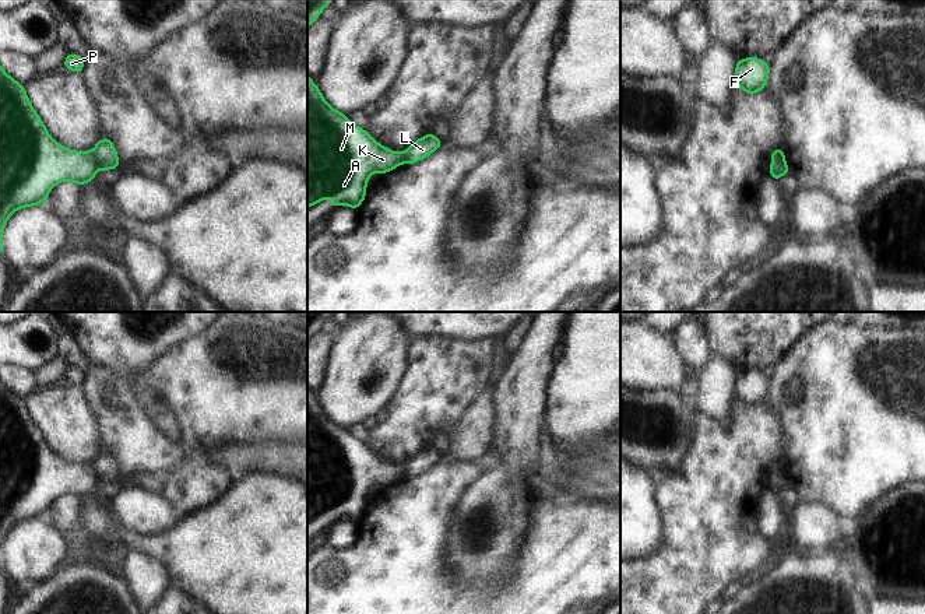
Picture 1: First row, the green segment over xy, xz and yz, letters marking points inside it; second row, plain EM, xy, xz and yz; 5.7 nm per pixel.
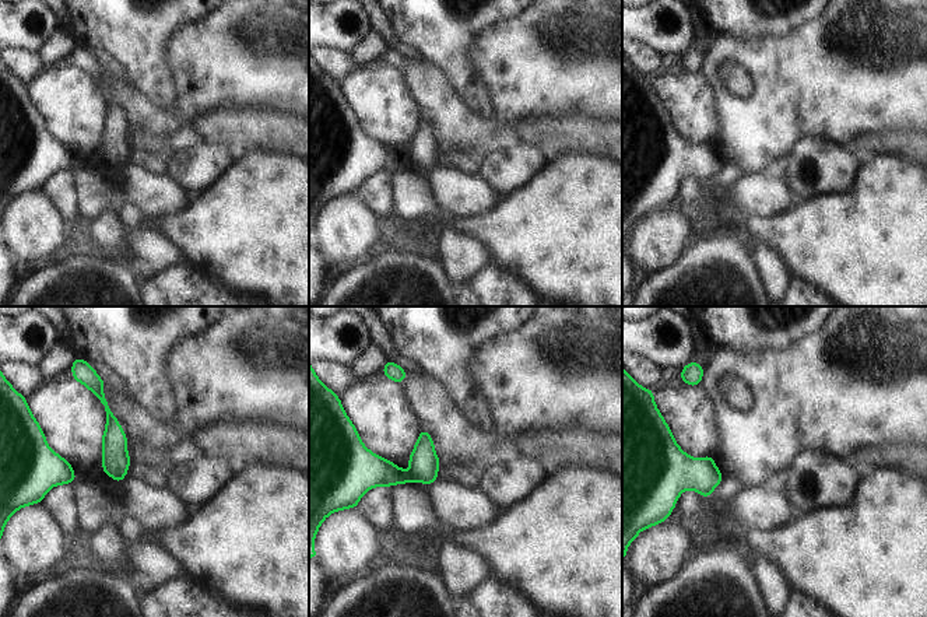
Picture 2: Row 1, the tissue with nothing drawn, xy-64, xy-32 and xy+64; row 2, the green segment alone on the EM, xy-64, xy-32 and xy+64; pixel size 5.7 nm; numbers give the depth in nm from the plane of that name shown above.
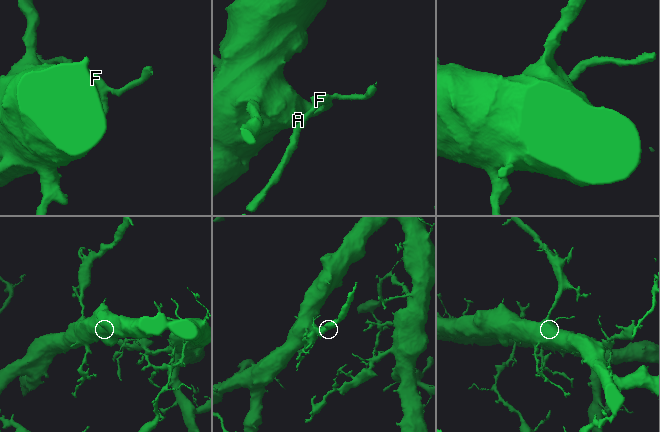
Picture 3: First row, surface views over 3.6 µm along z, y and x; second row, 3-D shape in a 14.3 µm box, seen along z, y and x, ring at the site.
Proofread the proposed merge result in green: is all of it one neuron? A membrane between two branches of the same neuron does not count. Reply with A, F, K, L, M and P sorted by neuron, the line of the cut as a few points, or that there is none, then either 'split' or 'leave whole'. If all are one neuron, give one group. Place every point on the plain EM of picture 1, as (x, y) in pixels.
groups A K M / F L P; cut xy (91, 465), (98, 481); split

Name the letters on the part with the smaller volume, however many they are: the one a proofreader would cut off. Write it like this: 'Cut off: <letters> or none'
Cut off: F, L, P

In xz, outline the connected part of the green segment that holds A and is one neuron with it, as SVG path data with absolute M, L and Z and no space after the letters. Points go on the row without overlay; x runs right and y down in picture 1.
M307 387L307 522L331 511L333 522L344 516L356 523L366 509L370 488L390 485L401 477L405 477L405 466L380 459L366 443L331 421Z

